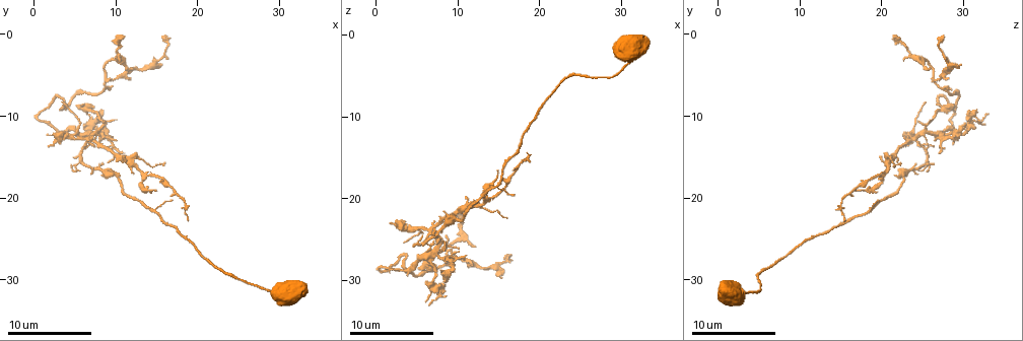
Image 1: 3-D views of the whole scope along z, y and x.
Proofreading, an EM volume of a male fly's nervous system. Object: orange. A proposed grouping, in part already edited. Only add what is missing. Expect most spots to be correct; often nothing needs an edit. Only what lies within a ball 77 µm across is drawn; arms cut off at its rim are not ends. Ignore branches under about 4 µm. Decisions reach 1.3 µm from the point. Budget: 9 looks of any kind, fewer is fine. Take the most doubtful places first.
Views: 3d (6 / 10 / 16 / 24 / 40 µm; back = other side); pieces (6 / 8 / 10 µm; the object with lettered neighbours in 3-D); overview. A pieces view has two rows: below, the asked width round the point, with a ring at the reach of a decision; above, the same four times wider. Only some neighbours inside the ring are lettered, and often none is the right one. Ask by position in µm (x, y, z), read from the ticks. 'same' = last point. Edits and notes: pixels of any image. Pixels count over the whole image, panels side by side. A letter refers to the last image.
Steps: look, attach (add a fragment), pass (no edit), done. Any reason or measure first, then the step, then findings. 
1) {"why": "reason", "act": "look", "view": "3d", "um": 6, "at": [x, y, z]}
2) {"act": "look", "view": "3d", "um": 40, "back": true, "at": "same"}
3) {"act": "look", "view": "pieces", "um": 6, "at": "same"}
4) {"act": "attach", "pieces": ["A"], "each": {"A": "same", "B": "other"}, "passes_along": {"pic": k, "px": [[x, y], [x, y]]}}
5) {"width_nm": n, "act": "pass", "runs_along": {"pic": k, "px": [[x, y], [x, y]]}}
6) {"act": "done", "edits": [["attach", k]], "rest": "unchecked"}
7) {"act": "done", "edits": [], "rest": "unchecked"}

{"why": "branch stops here", "act": "look", "view": "pieces", "um": 8, "at": [11.0, 14.2, 27.0]}

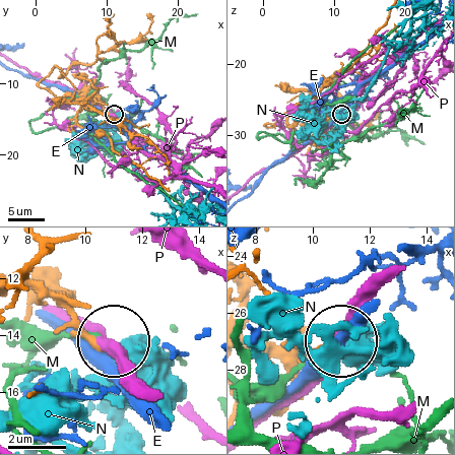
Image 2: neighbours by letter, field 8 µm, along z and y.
{"act": "pass", "each": {"E": "other", "M": "other", "N": "other", "P": "other"}, "found": "none of them fits"}

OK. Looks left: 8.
{"why": "end of a long branch", "act": "look", "view": "pieces", "um": 10, "at": [15.8, 0.6, 27.6]}

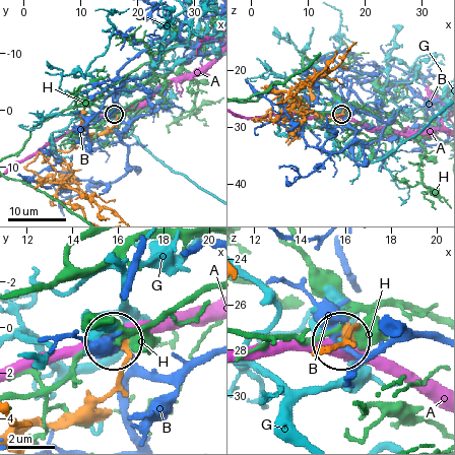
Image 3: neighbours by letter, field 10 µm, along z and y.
{"width_nm": 450, "act": "pass", "each": {"A": "other", "B": "other", "G": "other", "H": "other"}, "found": "none of them fits"}

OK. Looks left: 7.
{"why": "tapers out", "act": "look", "view": "pieces", "um": 10, "at": [19.0, 23.0, 15.8]}

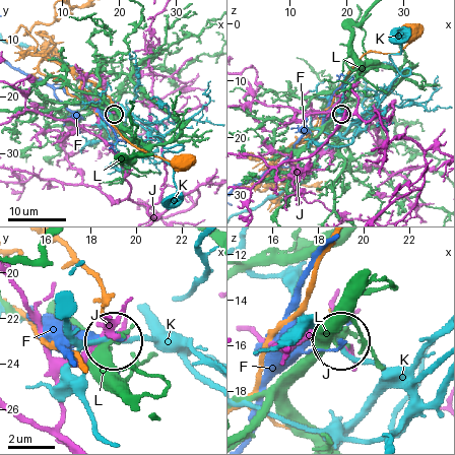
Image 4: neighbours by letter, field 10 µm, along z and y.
{"act": "pass", "each": {"F": "other", "J": "other", "K": "other", "L": "other"}, "found": "no lettered fragment goes on from it"}

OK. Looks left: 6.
{"why": "branch stops here", "act": "look", "view": "pieces", "um": 8, "at": [12.0, 4.2, 25.8]}

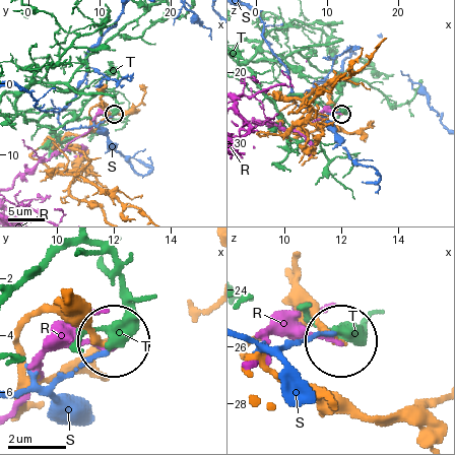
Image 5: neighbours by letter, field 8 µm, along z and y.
{"act": "pass", "each": {"R": "other", "S": "other", "T": "other"}, "found": "none of them fits"}

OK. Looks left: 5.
{"act": "done", "edits": [], "rest": "unchecked"}

